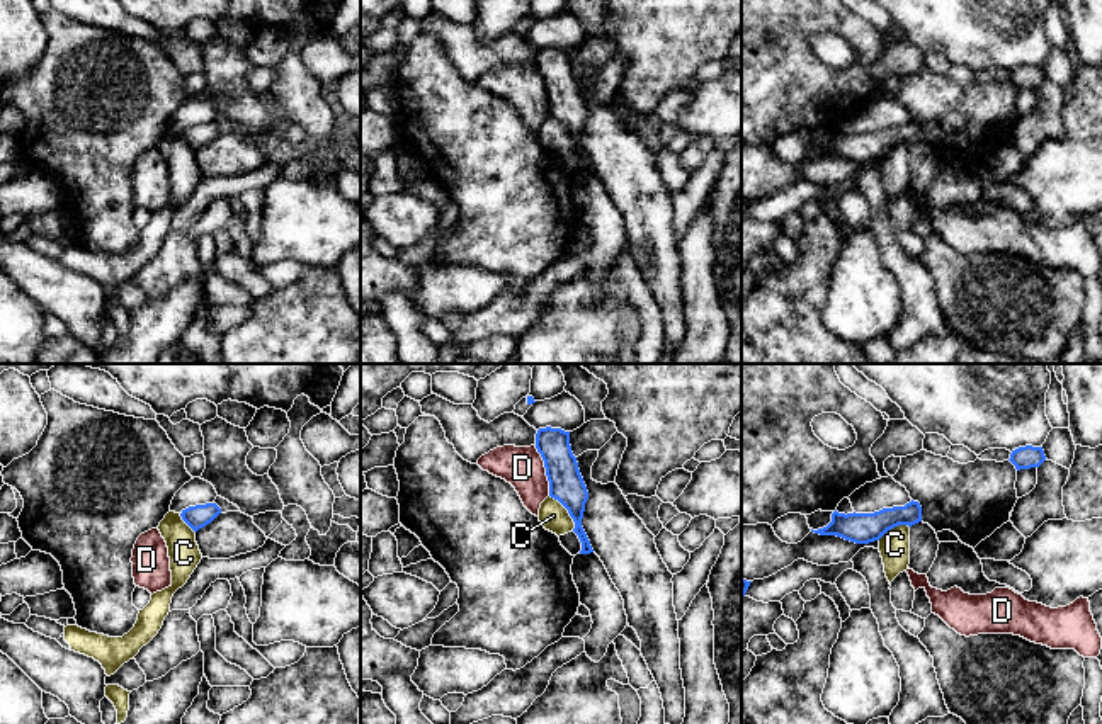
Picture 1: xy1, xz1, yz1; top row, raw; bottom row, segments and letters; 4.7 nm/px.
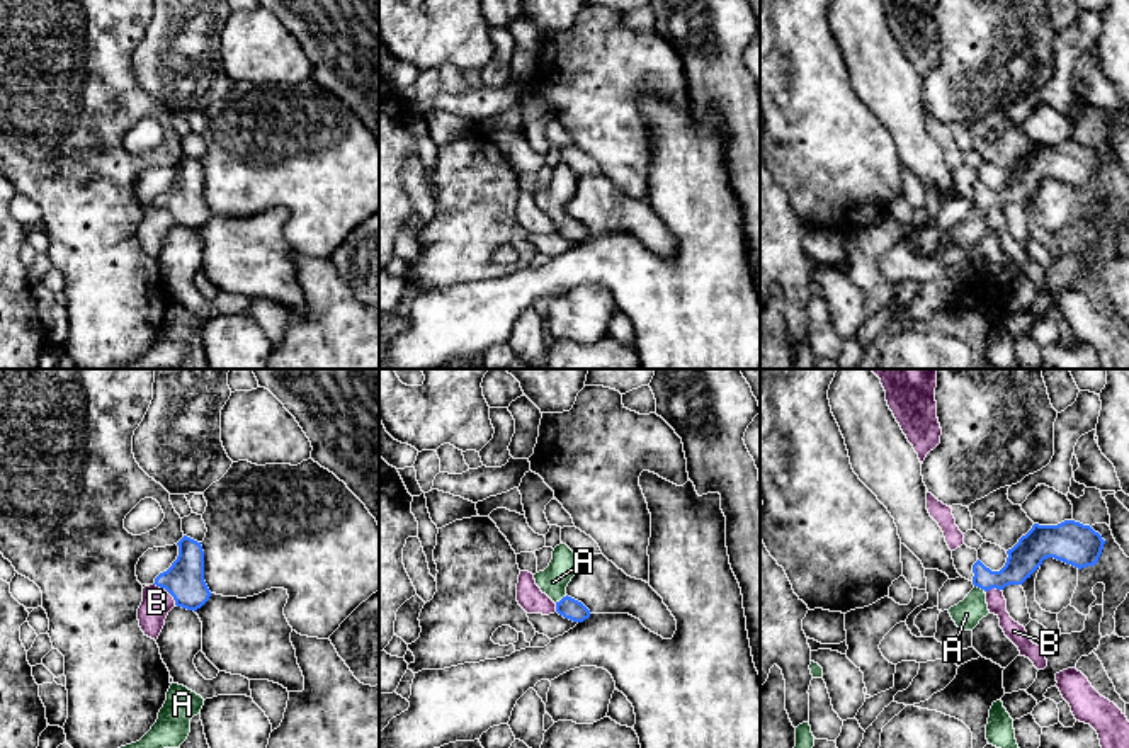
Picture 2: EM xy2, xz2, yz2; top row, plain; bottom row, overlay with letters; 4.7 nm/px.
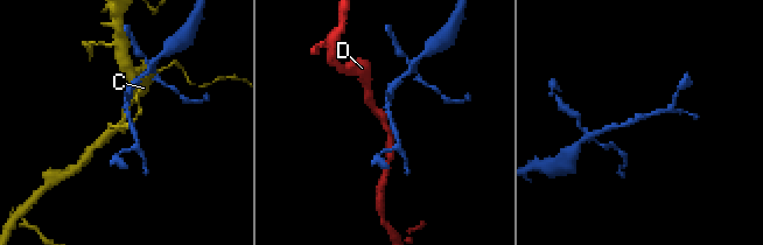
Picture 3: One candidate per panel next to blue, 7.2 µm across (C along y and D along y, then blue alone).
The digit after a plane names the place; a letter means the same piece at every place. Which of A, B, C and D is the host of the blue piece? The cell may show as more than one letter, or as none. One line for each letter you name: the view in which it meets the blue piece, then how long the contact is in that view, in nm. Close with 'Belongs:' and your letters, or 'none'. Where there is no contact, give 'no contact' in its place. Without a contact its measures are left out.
A: xz2 | 70 nm
Belongs: A

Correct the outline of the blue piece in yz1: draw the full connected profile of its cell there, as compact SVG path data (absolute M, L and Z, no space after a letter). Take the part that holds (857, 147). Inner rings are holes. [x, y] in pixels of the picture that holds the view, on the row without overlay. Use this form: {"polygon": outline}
{"polygon": "M910 121L905 126L883 127L874 133L832 133L832 141L818 150L820 155L837 155L855 163L869 163L879 160L888 150L898 144L915 144L922 141L922 126Z"}

